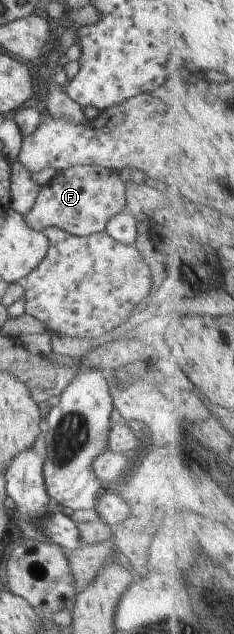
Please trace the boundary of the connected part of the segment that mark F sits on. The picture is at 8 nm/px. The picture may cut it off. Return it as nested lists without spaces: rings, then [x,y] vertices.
[[[73,165],[56,172],[40,188],[32,207],[21,216],[26,226],[34,231],[53,226],[76,237],[103,233],[108,220],[123,212],[123,191],[124,182],[114,171],[99,165]]]

